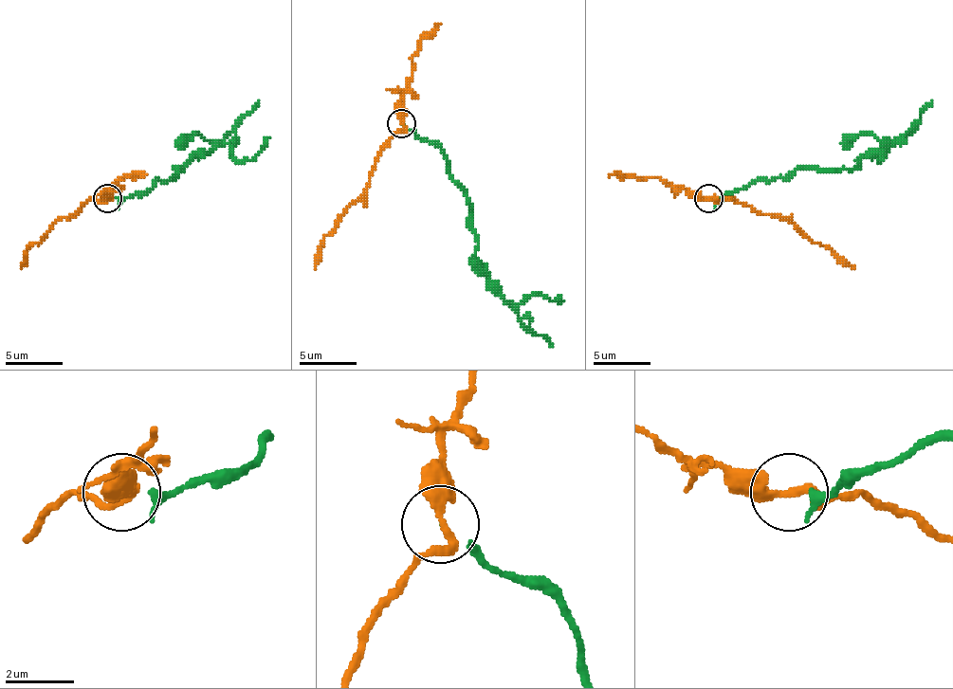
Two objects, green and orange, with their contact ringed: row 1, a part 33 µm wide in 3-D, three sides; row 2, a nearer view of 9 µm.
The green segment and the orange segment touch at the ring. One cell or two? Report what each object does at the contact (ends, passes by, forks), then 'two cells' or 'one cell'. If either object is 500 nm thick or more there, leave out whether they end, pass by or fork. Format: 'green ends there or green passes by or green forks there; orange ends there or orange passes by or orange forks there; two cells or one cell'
green ends there; orange passes by; two cells

